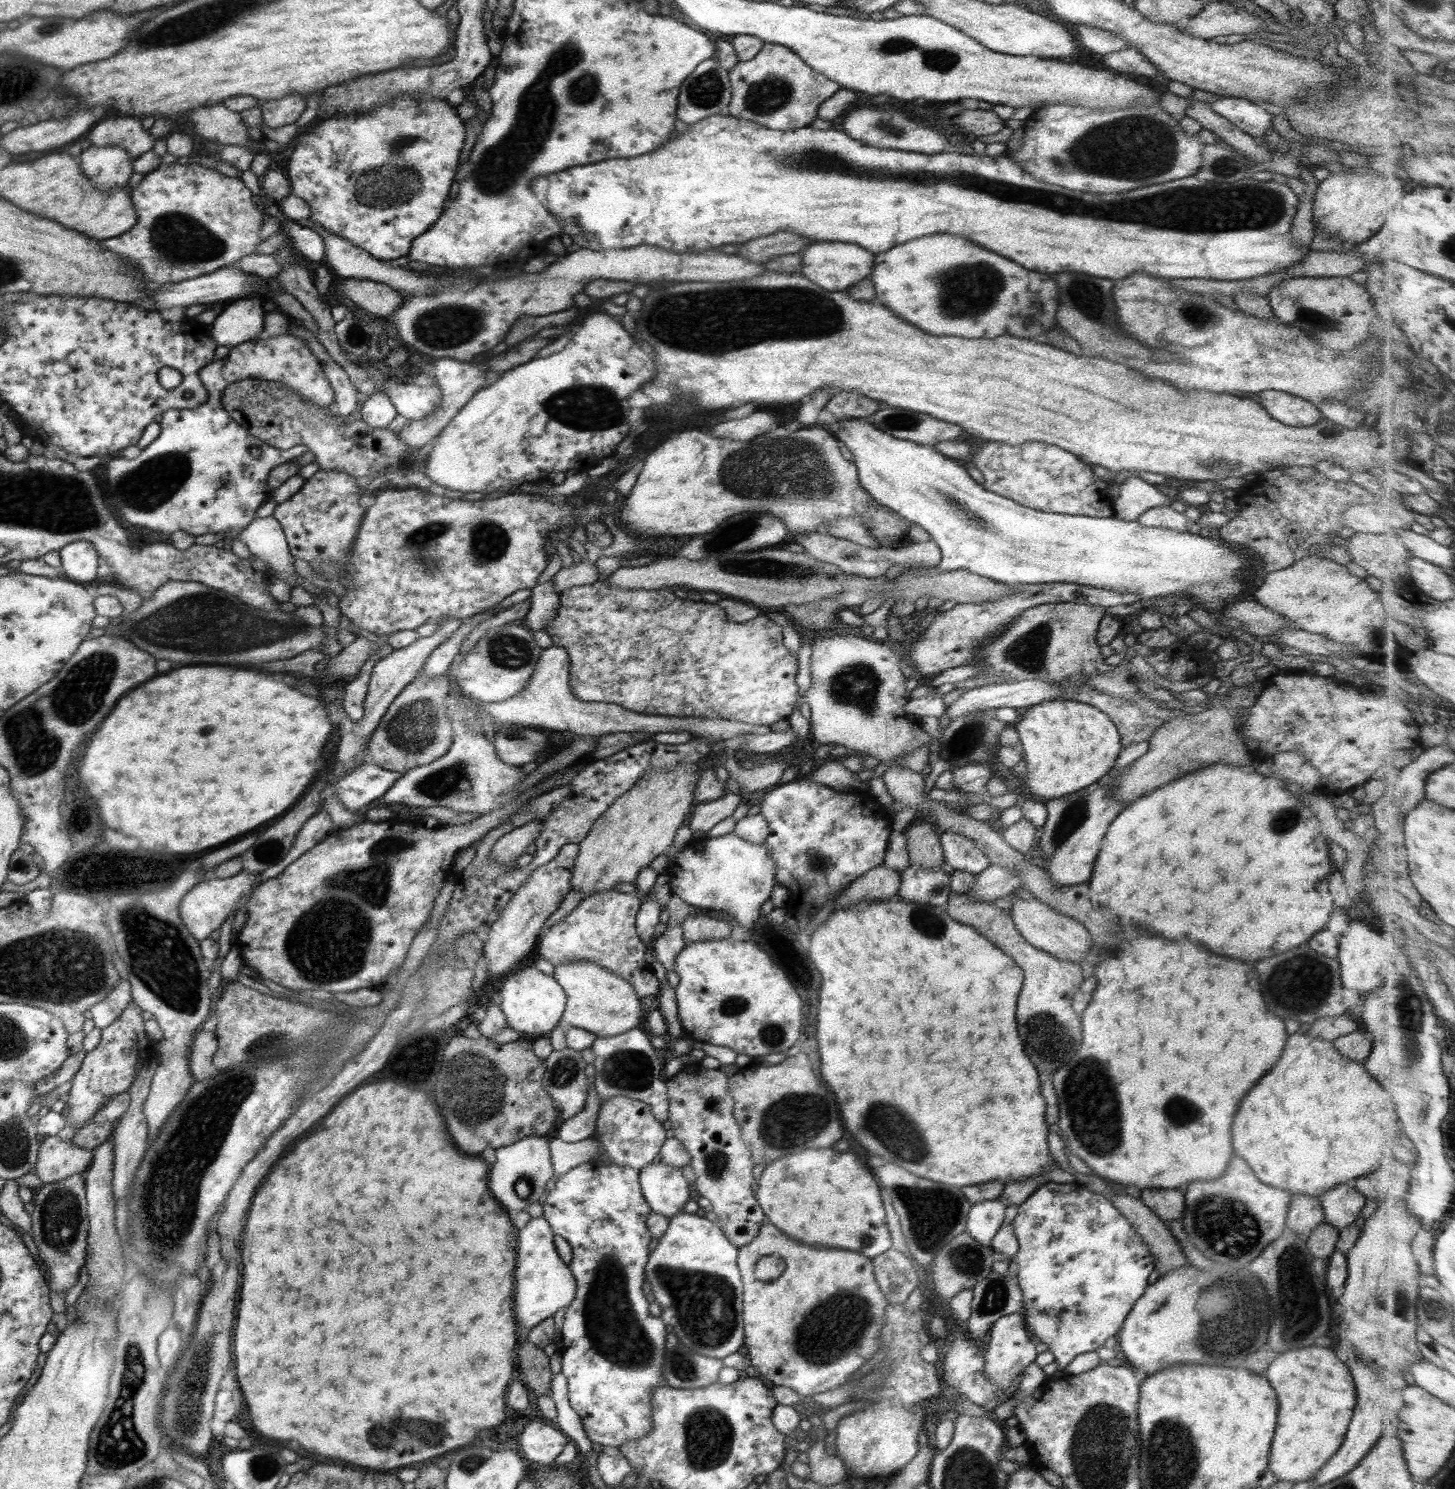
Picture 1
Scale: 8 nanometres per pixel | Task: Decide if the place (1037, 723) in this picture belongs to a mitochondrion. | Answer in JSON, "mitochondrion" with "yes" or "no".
{"mitochondrion":"no"}

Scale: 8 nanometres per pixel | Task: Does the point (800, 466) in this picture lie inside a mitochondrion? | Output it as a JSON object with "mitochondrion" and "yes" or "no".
{"mitochondrion":"yes"}

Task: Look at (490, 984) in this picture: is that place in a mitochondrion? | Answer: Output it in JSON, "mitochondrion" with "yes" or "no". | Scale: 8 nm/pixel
{"mitochondrion":"no"}

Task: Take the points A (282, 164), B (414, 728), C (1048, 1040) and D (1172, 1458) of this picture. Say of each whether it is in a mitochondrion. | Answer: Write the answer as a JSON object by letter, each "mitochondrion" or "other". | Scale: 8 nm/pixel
{"A":"other","B":"mitochondrion","C":"mitochondrion","D":"mitochondrion"}

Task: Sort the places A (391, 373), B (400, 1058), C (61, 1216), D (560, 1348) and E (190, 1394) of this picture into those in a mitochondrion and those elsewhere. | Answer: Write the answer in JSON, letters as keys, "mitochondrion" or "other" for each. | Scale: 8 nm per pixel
{"A":"other","B":"other","C":"mitochondrion","D":"other","E":"mitochondrion"}

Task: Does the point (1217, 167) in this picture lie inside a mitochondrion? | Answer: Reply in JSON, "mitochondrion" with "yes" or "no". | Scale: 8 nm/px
{"mitochondrion":"yes"}

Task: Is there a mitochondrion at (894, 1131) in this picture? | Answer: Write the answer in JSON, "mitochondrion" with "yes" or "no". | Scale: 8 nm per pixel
{"mitochondrion":"yes"}

